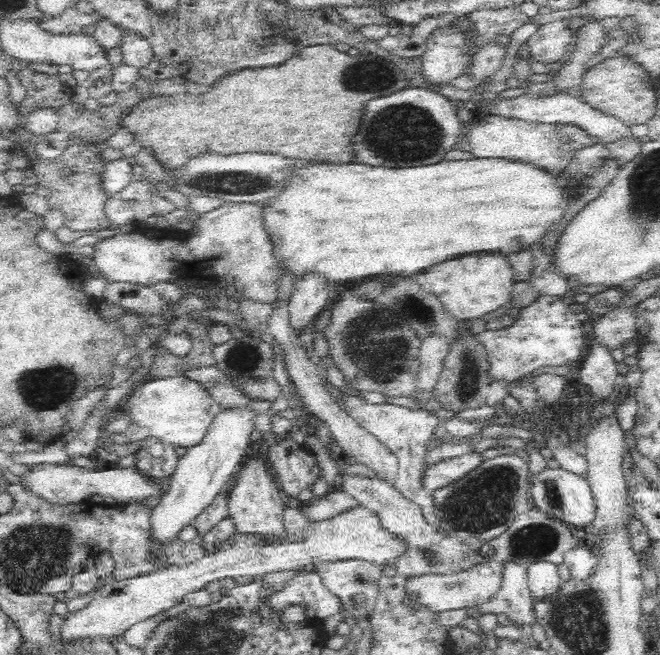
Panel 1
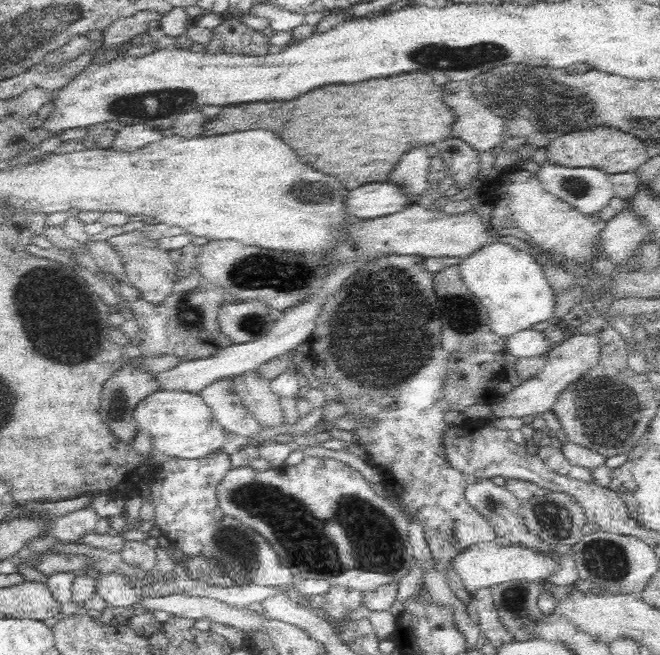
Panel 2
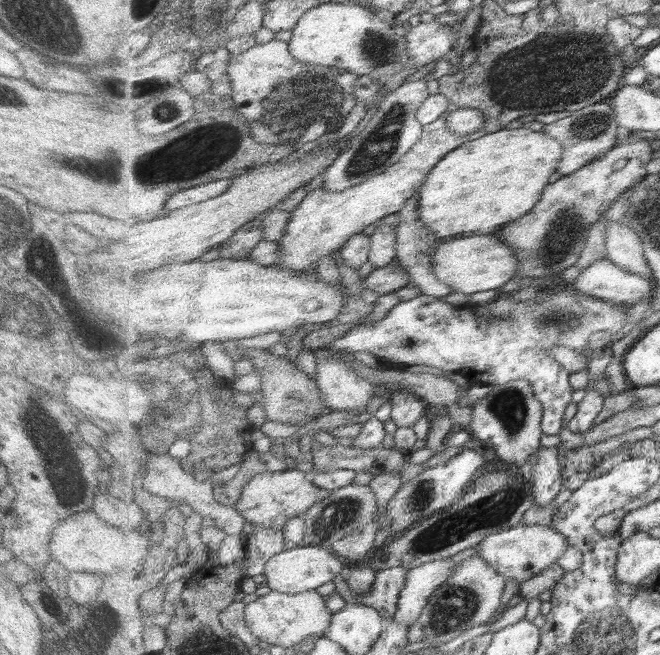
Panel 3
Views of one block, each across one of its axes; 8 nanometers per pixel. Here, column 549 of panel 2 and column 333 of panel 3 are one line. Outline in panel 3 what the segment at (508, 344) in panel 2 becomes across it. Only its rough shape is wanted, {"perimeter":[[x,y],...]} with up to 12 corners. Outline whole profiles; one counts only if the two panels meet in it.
{"perimeter":[[571,286],[486,305],[422,295],[328,347],[494,387],[531,382],[564,430],[571,372],[629,306]]}

